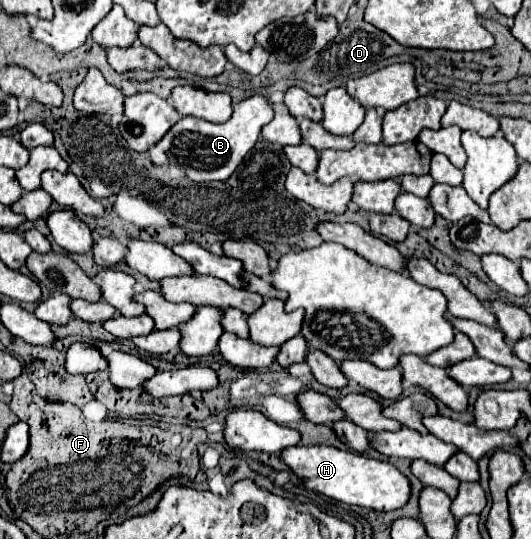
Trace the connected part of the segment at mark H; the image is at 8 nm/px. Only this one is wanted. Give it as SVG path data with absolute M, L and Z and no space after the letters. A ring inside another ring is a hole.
M293 446L283 450L281 458L309 490L345 504L387 512L405 506L411 498L411 482L393 464L385 460L375 460L333 446Z

